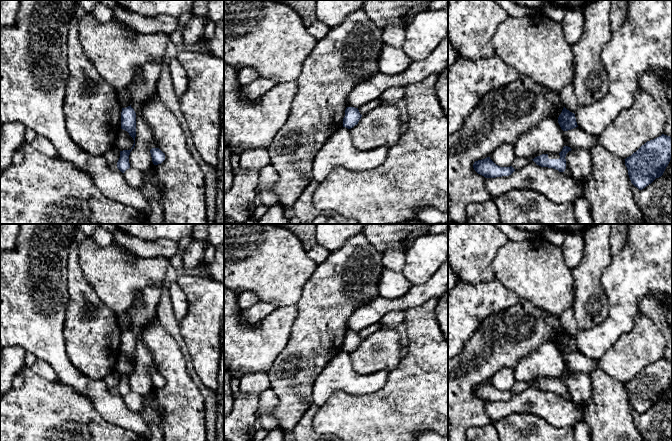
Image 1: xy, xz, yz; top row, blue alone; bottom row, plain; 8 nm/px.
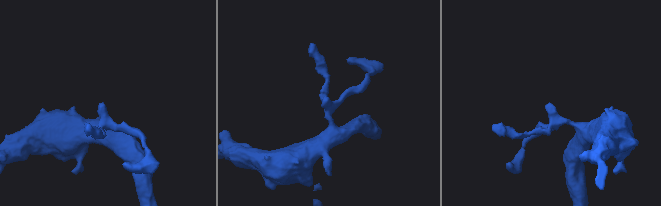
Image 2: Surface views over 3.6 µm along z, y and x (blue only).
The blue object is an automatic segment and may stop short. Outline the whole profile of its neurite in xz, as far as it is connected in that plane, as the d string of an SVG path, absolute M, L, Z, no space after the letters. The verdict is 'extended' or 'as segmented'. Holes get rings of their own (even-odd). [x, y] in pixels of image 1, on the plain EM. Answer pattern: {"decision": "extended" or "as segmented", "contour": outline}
{"decision": "as segmented", "contour": "M347 331L345 334L345 340L343 342L343 351L348 353L353 352L358 348L361 341L362 339L360 338L358 332Z"}

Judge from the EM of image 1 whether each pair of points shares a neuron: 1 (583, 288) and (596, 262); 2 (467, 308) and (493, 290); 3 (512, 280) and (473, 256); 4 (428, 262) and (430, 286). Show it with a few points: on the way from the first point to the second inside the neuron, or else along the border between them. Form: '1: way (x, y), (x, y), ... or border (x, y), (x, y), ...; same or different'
1: way (587, 282), (587, 275), (591, 268); same
2: way (473, 303), (487, 296); same
3: border (501, 246), (496, 251), (492, 261), (494, 277); different
4: border (437, 268), (424, 282), (412, 285); different

